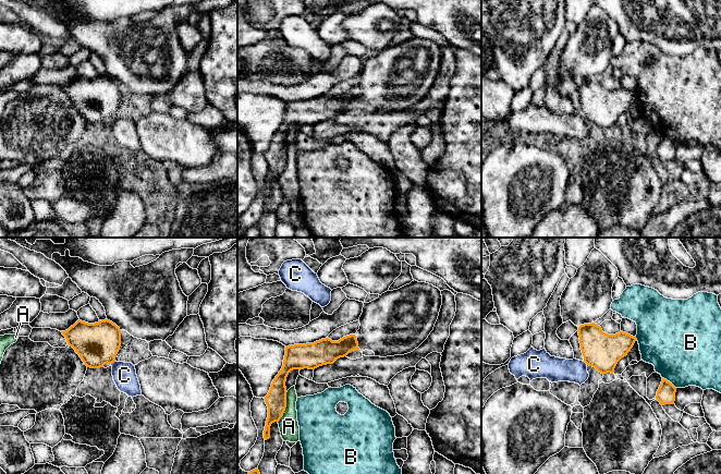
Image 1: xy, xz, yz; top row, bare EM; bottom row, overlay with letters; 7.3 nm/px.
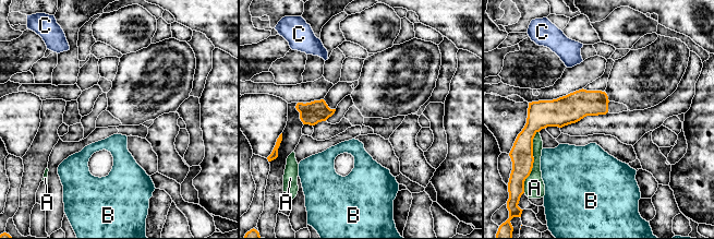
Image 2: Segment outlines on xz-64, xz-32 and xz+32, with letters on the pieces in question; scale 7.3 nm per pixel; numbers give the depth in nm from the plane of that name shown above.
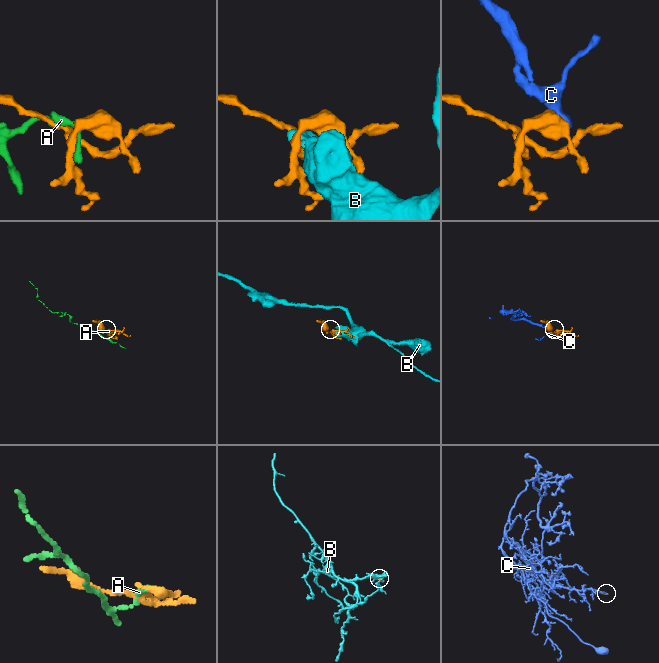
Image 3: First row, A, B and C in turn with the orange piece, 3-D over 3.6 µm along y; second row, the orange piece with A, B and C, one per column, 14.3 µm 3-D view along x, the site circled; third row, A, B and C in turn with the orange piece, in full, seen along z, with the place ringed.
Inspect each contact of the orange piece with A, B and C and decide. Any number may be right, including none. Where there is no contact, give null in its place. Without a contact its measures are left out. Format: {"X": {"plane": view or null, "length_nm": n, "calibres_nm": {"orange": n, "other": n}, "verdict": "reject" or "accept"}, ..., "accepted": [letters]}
{"A": {"plane": "xz", "length_nm": 240, "calibres_nm": {"orange": 160, "other": 140}, "verdict": "reject"}, "B": {"plane": "yz", "length_nm": 130, "calibres_nm": {"orange": 140, "other": 500}, "verdict": "reject"}, "C": {"plane": "xy", "length_nm": 40, "calibres_nm": {"orange": 320, "other": 180}, "verdict": "reject"}, "accepted": []}

